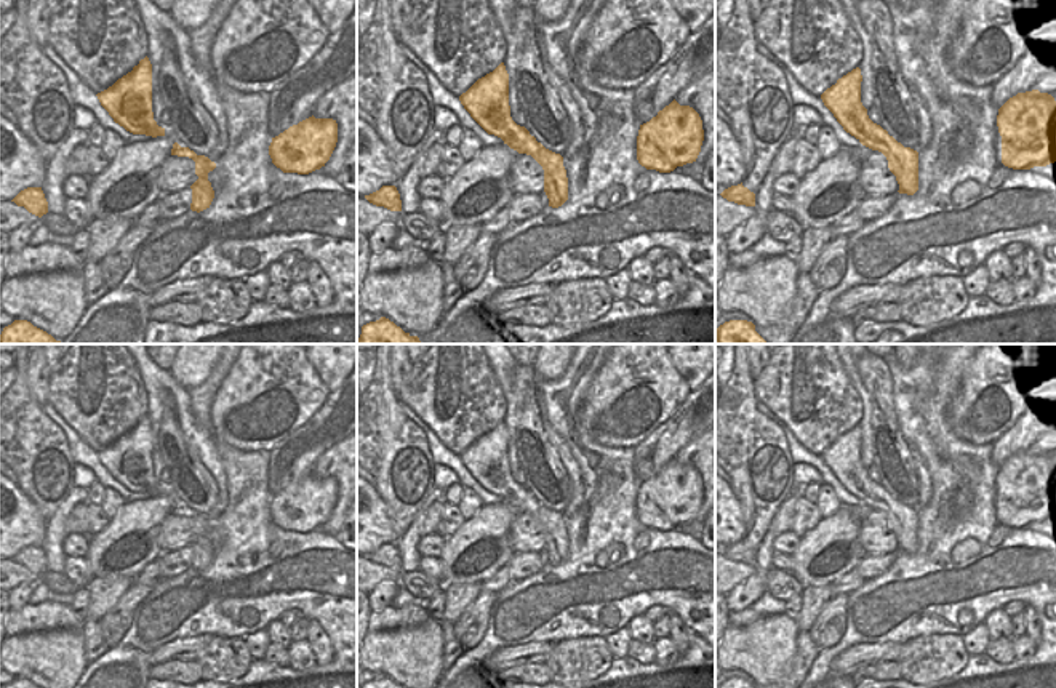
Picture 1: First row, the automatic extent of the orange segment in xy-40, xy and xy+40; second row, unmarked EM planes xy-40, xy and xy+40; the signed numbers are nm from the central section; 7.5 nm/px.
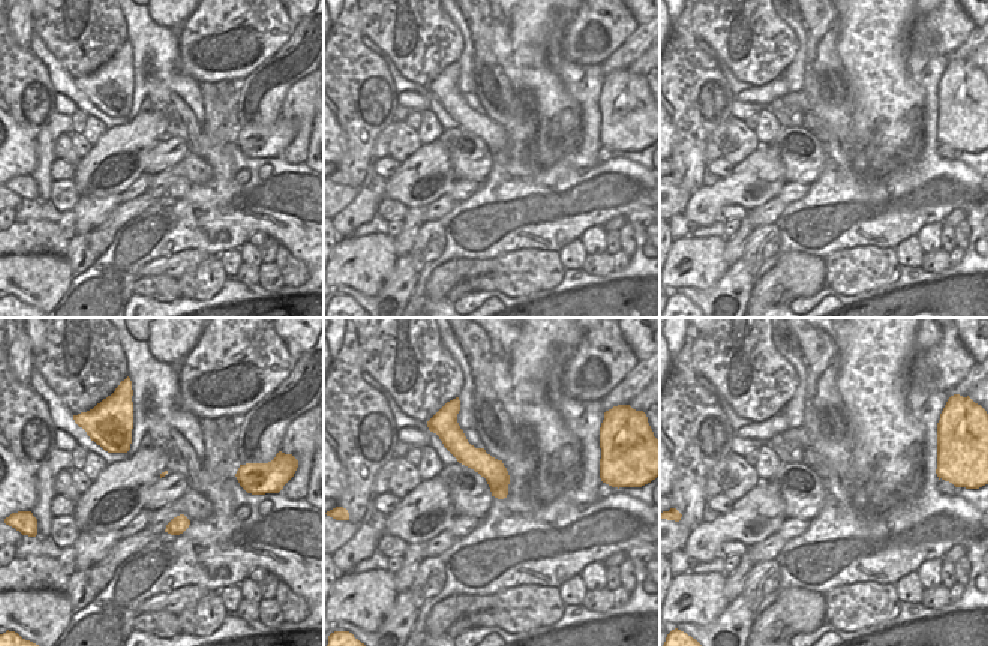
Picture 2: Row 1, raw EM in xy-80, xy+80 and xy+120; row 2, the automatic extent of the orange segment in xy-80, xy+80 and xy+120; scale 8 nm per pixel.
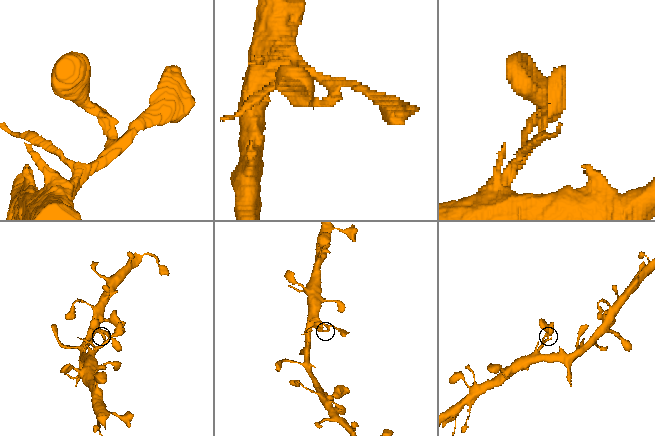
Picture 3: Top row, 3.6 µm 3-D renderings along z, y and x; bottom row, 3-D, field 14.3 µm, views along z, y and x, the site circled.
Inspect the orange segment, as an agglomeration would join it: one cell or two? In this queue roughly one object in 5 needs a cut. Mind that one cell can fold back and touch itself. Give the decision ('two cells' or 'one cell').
one cell

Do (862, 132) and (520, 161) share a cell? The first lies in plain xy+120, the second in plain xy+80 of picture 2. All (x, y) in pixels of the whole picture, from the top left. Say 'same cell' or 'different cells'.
different cells

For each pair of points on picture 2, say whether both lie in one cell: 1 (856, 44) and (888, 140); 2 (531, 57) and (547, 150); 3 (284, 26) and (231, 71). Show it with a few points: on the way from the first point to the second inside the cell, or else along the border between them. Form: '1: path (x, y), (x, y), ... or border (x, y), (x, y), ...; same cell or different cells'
1: path (874, 68), (879, 83), (879, 116); same cell
2: path (538, 80), (552, 101), (552, 128); same cell
3: path (269, 41), (260, 57), (246, 66); same cell

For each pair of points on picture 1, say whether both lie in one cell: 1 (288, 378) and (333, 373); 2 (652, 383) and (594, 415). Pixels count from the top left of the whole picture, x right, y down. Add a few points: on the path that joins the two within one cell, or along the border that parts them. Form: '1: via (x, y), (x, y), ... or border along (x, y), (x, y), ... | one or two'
1: border along (308, 360), (330, 391) | two
2: via (637, 391), (616, 410), (608, 412) | one

